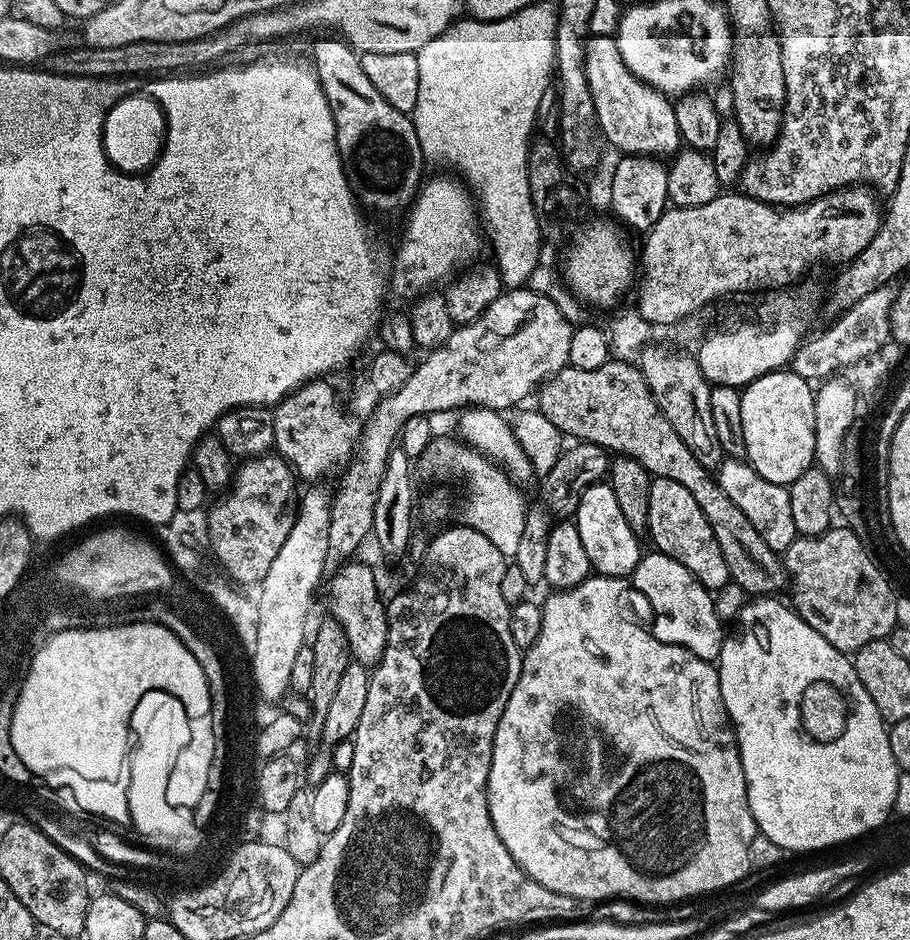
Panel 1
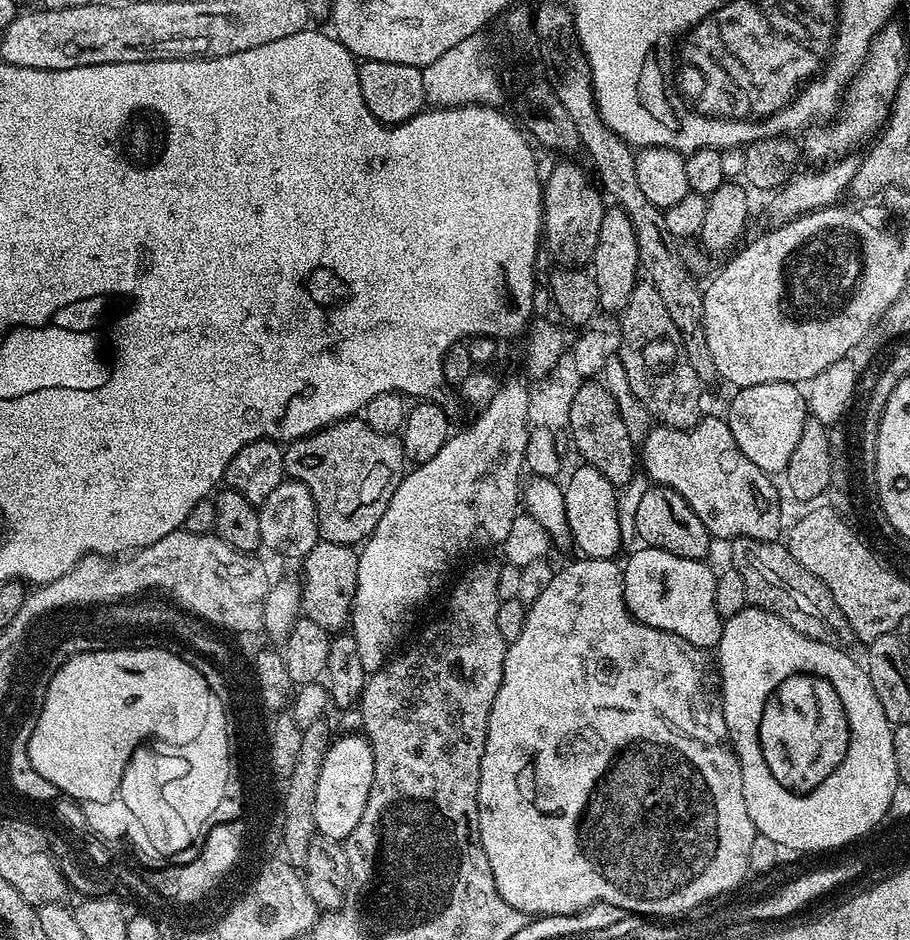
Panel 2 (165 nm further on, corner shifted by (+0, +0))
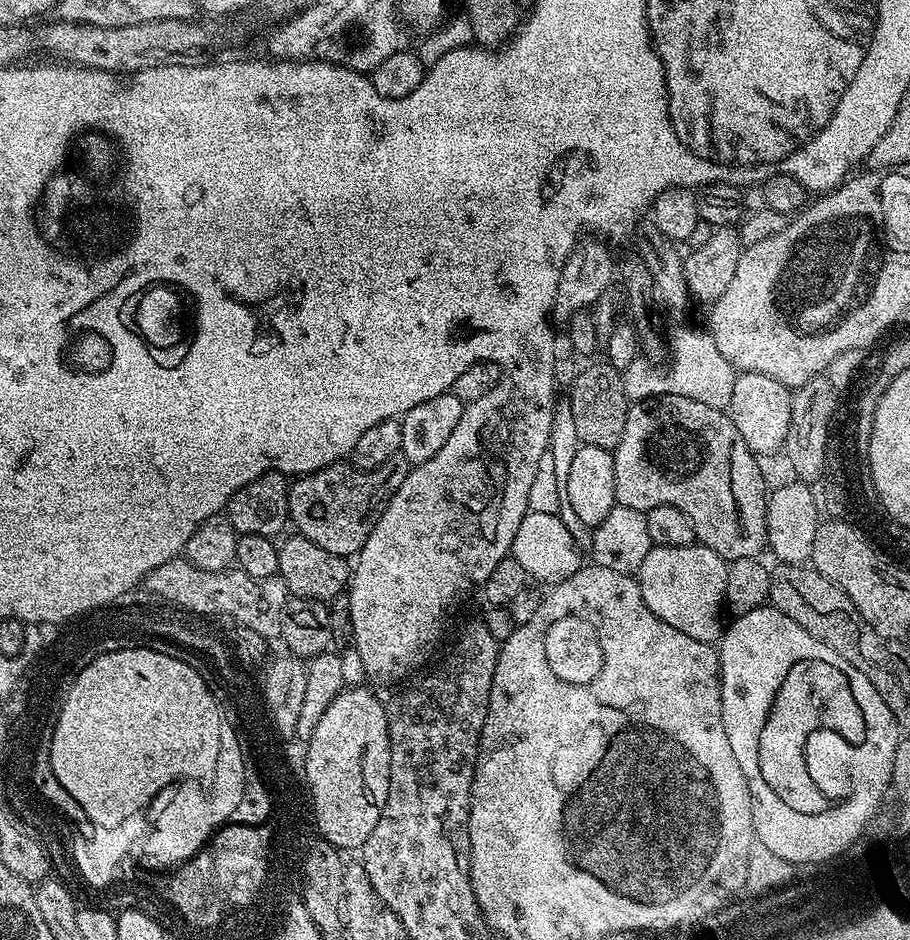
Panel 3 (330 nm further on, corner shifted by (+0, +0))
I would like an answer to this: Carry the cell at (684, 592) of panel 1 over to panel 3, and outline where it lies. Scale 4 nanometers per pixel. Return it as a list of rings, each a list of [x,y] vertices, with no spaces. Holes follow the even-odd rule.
[[[702,543],[686,546],[653,546],[638,571],[638,583],[646,606],[662,622],[698,638],[698,642],[715,645],[722,636],[720,612],[724,608],[724,591],[728,564],[714,550]]]

